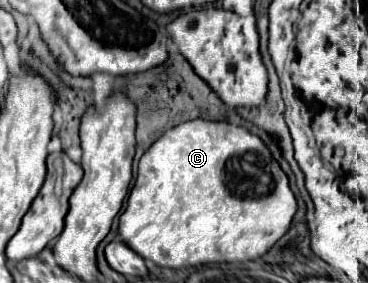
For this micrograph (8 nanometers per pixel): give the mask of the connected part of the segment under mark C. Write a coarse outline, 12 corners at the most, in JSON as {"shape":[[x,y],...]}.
{"shape":[[225,121],[141,157],[119,237],[159,267],[257,259],[297,201]]}

